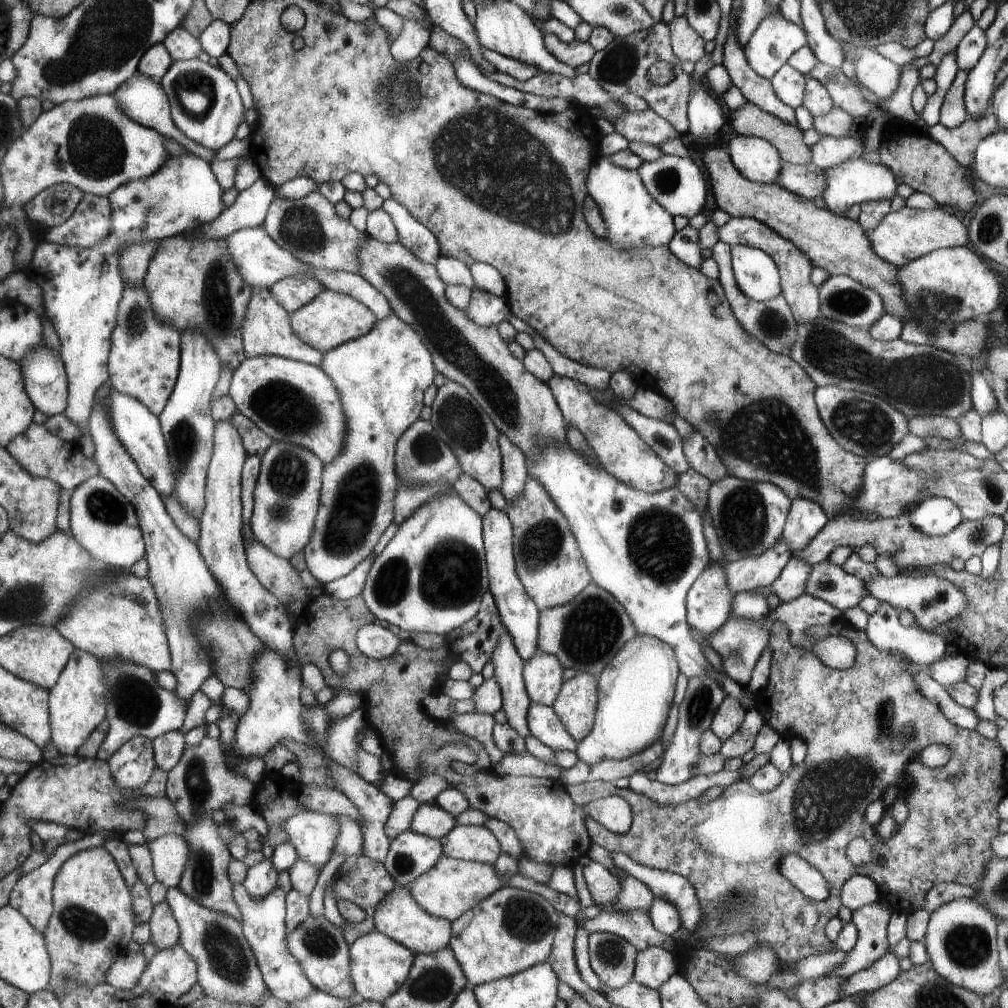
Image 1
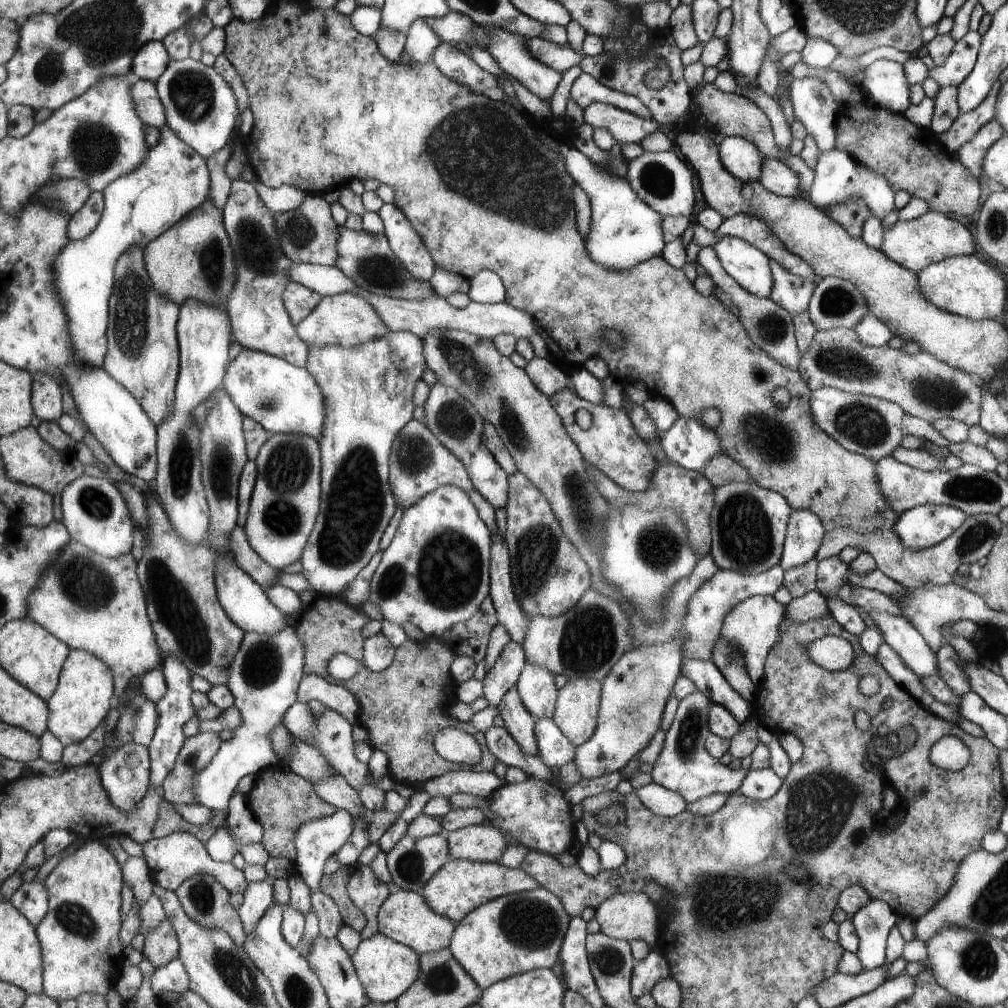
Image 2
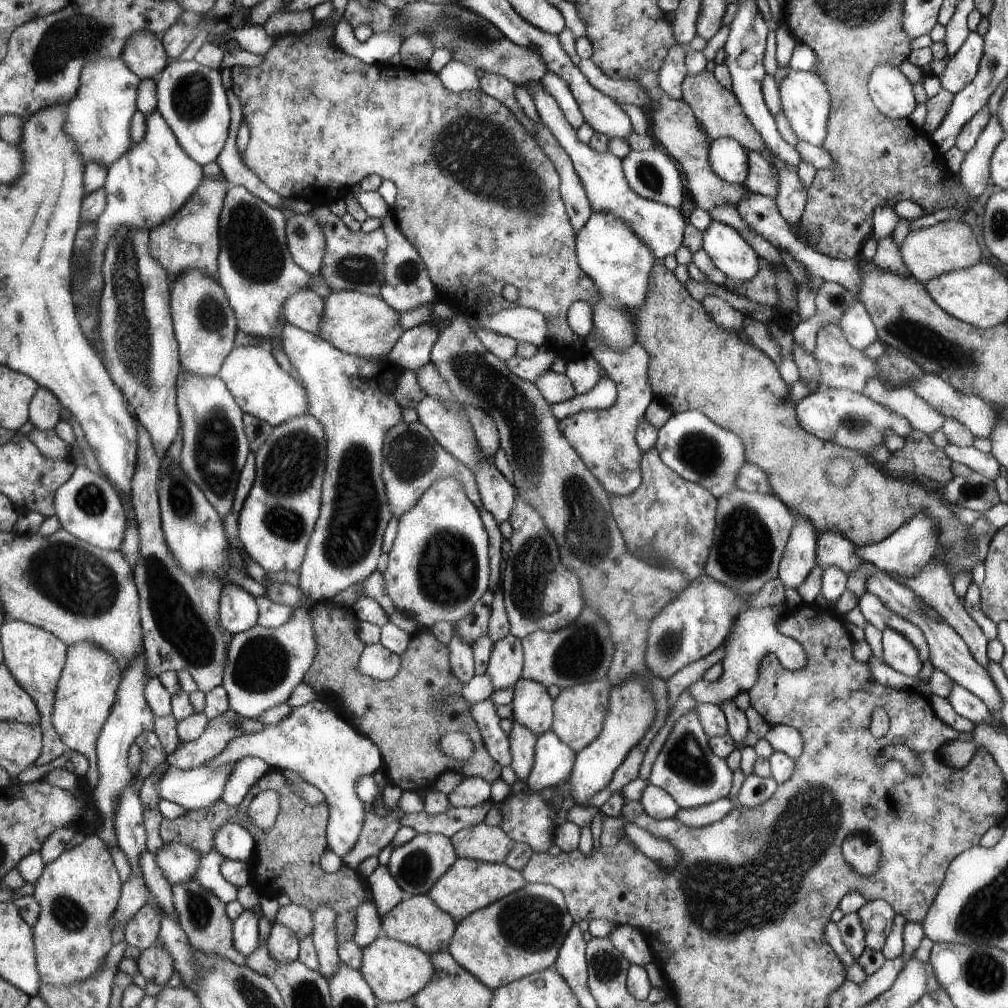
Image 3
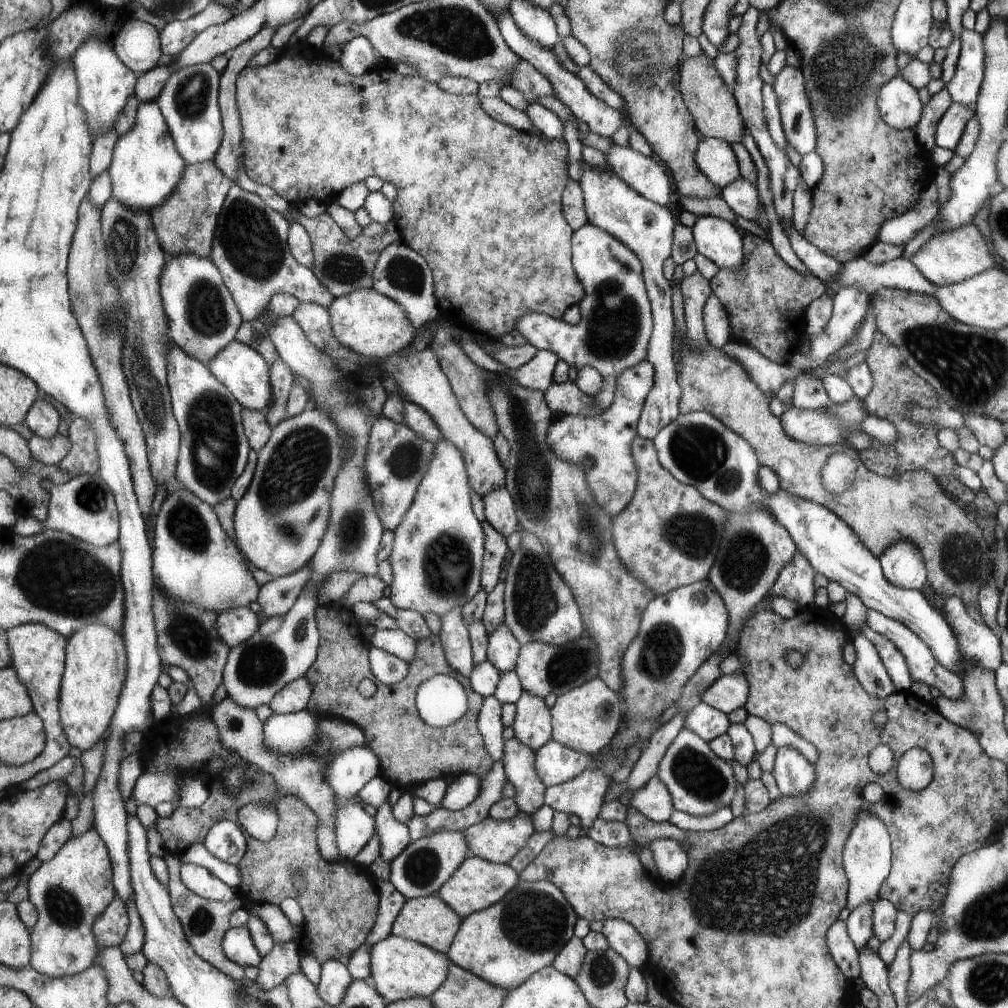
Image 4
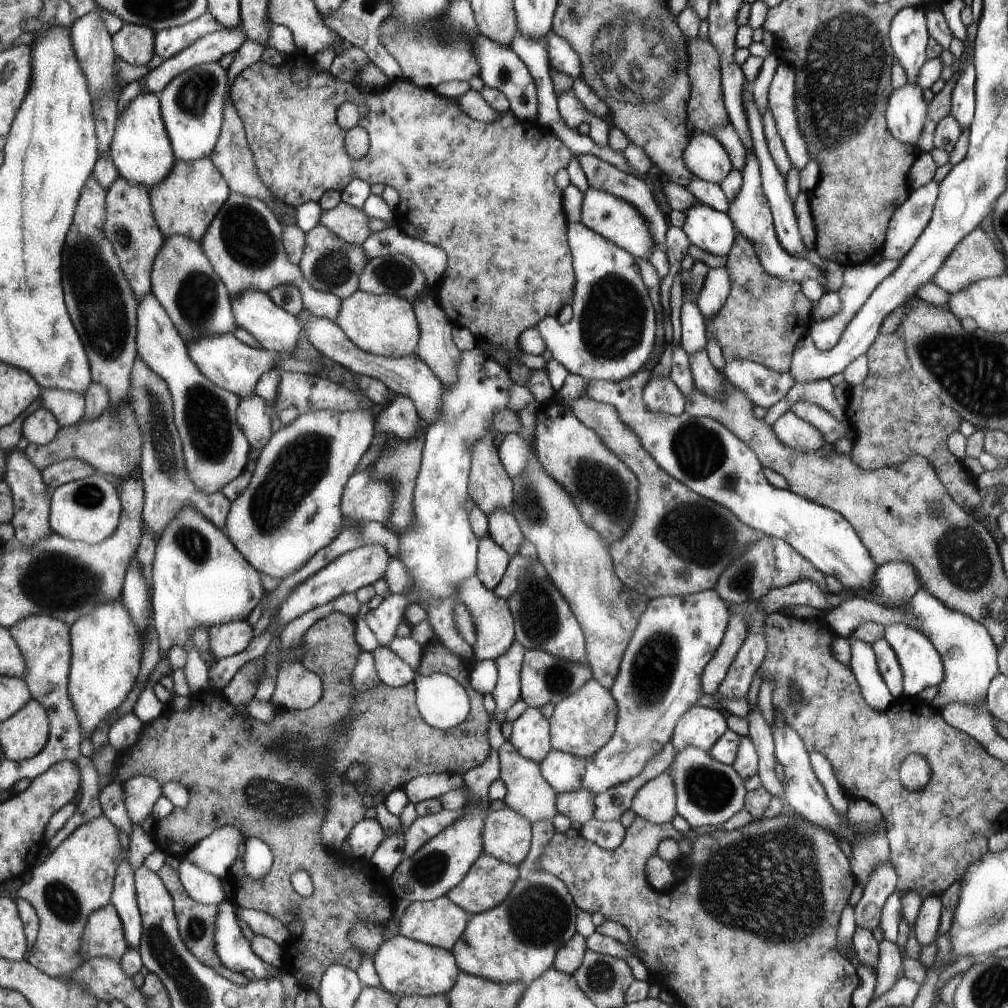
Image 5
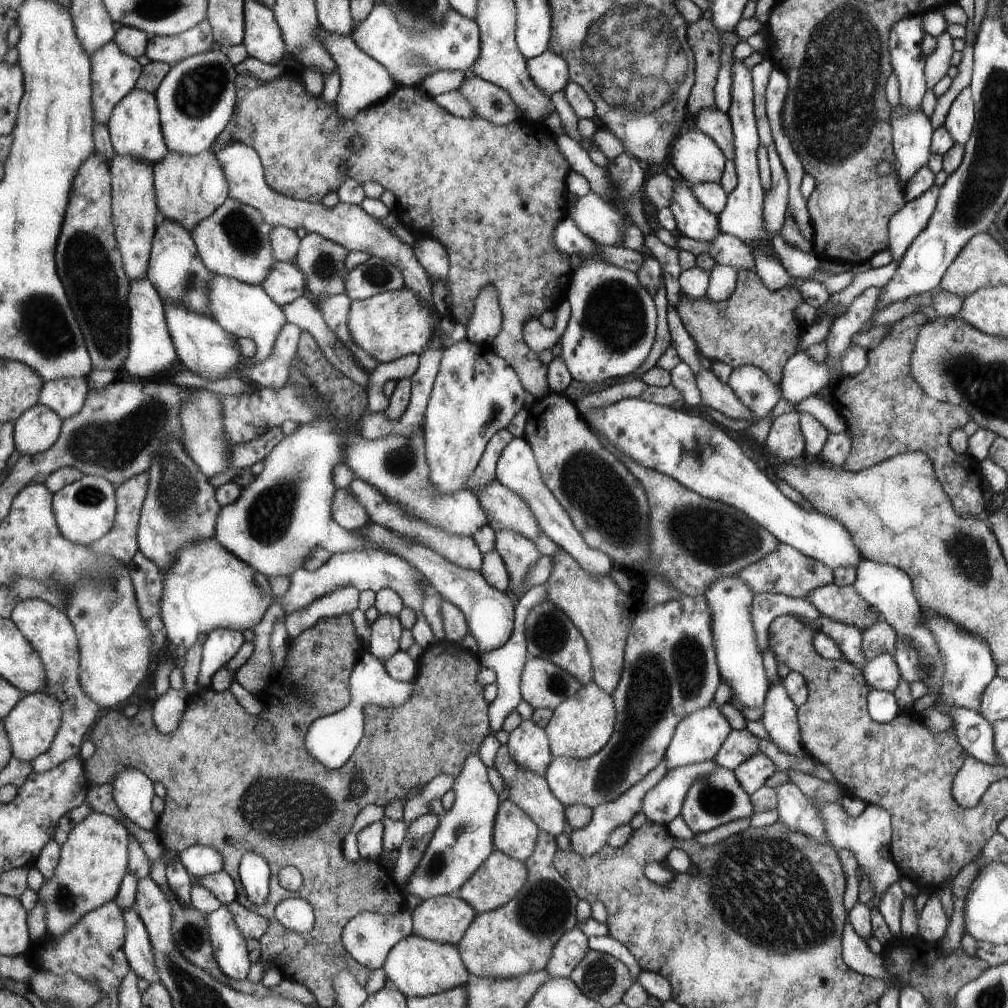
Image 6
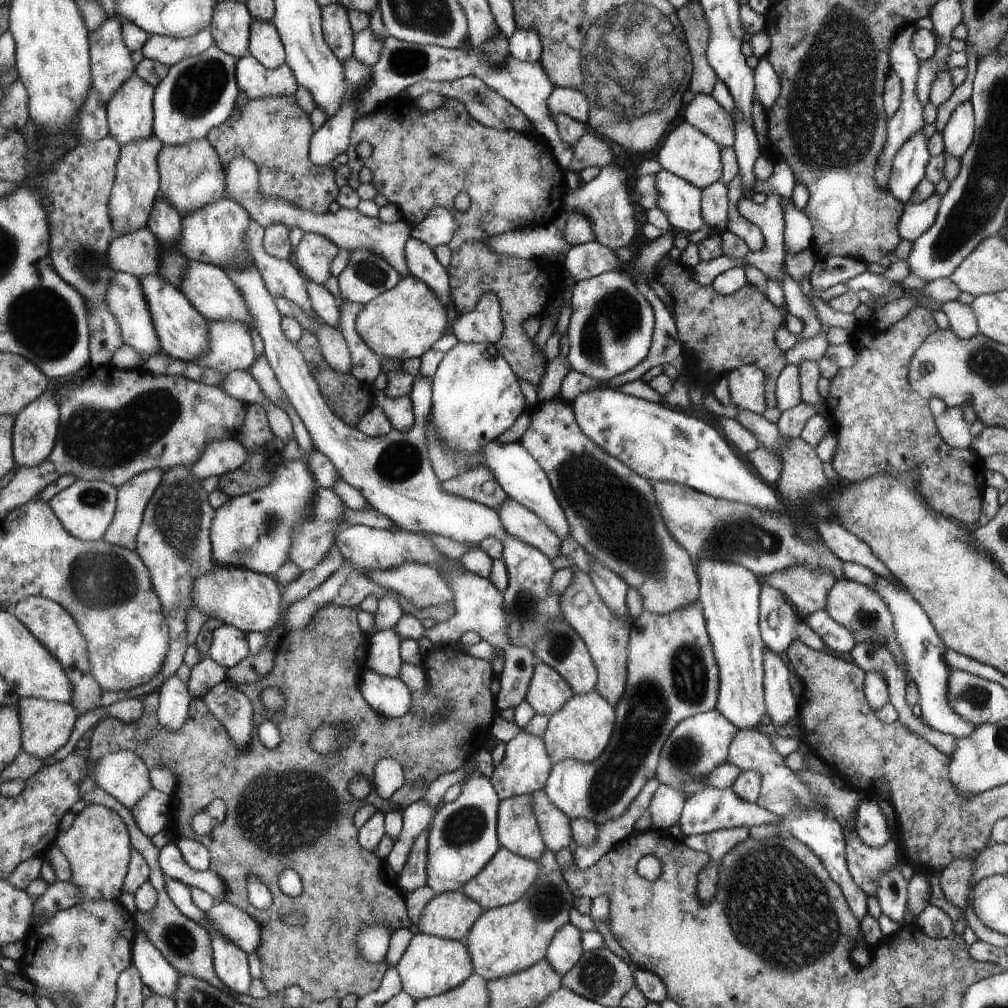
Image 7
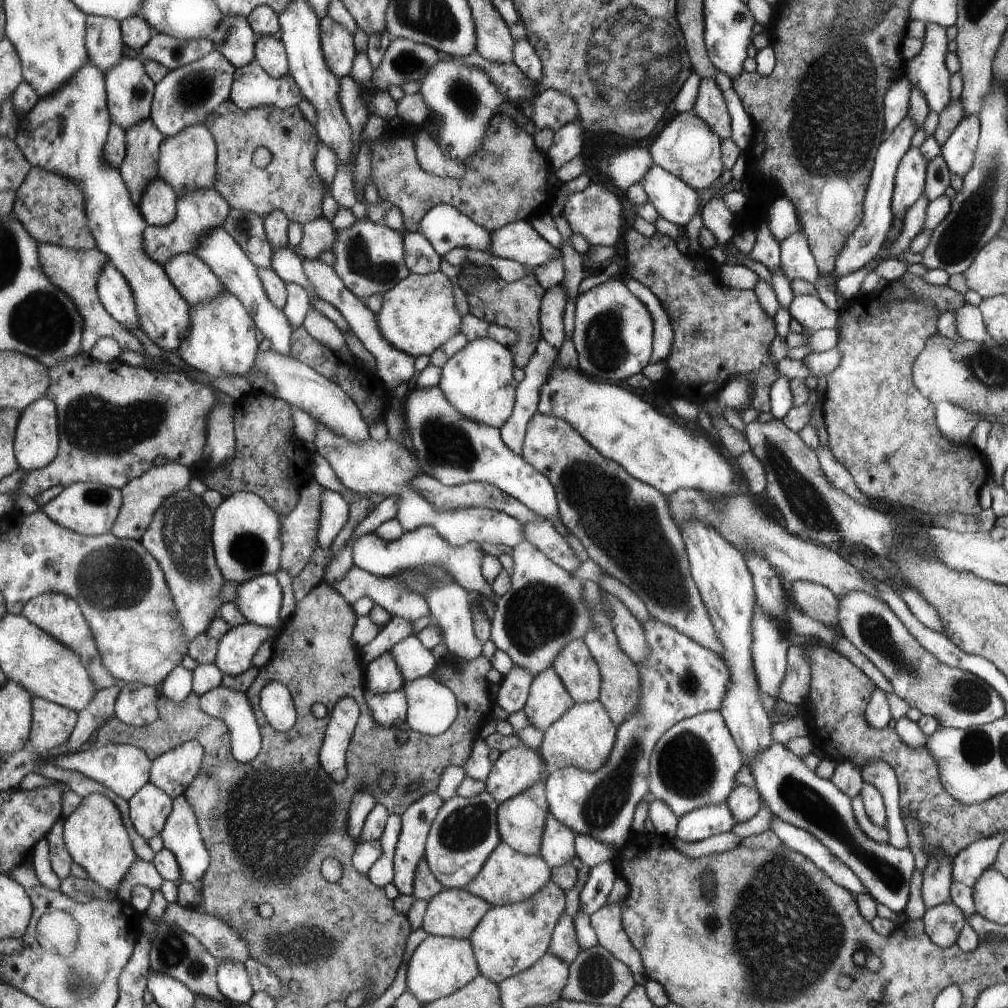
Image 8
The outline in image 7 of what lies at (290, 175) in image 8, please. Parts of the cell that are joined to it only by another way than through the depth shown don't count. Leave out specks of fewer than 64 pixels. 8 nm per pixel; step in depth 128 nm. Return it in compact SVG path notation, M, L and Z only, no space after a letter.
M243 91L236 97L235 107L239 111L237 120L229 116L204 137L219 154L222 168L225 170L232 159L247 158L259 169L257 185L262 197L276 197L312 213L327 212L338 190L333 180L334 169L330 165L318 167L308 159L315 129L309 114L297 104L294 95L247 99Z

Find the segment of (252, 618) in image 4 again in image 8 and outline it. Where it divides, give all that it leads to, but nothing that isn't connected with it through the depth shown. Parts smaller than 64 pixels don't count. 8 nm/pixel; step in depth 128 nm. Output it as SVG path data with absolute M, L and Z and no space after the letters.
M244 623L229 628L218 640L215 665L222 675L238 676L248 670L251 659L263 640L273 640L275 628Z

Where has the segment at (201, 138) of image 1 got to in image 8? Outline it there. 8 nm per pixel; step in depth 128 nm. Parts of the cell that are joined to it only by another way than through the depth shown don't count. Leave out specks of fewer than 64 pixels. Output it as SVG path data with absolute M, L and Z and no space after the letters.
M217 50L207 52L205 56L181 67L168 70L159 82L155 82L151 122L164 138L175 136L193 124L206 124L209 114L230 98L234 79L233 64L225 60L225 56L221 56Z

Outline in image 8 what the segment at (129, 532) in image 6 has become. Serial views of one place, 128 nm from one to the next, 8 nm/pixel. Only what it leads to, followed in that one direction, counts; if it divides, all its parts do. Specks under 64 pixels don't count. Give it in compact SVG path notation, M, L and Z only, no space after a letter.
M166 463L154 464L149 471L143 472L140 476L129 480L127 486L121 489L123 492L123 507L120 511L120 516L117 518L117 523L111 530L117 538L139 541L144 535L145 528L148 528L149 522L152 520L153 512L160 507L161 502L188 487L189 480L193 477L190 469L187 469L179 464Z

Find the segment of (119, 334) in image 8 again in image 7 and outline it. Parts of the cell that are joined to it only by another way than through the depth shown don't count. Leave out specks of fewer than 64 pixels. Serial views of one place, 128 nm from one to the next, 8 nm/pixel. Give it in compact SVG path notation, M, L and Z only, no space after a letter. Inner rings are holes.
M232 199L220 200L189 212L180 223L180 236L176 241L176 252L189 261L216 265L221 269L255 265L244 248L242 237L249 223L248 213ZM145 226L130 234L117 237L112 241L108 251L108 264L116 272L127 272L130 276L145 277L158 272L160 262L160 242Z

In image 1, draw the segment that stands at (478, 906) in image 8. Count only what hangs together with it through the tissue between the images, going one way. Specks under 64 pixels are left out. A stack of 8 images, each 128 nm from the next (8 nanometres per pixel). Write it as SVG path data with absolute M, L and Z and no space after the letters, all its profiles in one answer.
M394 886L375 907L372 914L374 930L392 938L414 954L432 953L447 947L451 940L451 922L433 916L416 903L407 886Z

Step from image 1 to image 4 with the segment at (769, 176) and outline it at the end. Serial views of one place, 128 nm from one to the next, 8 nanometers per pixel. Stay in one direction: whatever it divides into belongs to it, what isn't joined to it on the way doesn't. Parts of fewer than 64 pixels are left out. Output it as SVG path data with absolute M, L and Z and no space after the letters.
M701 137L693 158L697 168L719 188L737 180L740 175L736 153L727 141Z

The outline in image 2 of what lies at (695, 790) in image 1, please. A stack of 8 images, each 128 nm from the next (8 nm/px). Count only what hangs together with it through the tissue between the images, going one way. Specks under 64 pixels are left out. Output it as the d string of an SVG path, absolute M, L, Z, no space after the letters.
M651 781L649 784L640 786L633 792L640 797L641 804L649 809L649 812L659 817L672 817L686 810L688 805L679 794L667 790Z

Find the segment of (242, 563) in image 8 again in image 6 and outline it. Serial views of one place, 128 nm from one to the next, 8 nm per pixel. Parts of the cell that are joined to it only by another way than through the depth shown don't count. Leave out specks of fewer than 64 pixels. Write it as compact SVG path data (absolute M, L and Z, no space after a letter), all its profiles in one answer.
M327 418L311 420L307 423L300 423L297 431L289 437L284 437L277 442L273 449L263 458L263 469L253 482L249 482L245 489L240 492L240 496L225 507L221 507L220 514L216 518L216 531L212 538L215 538L225 550L229 550L233 556L249 564L251 568L261 572L264 576L288 576L293 570L301 568L309 554L315 548L323 548L329 553L349 552L349 550L371 550L379 549L379 546L365 542L357 534L353 536L351 530L345 530L335 524L331 519L331 500L336 491L331 476L333 476L333 466L345 460L345 442L351 440L351 436L363 435L357 432L358 419L355 424L345 422L343 418Z

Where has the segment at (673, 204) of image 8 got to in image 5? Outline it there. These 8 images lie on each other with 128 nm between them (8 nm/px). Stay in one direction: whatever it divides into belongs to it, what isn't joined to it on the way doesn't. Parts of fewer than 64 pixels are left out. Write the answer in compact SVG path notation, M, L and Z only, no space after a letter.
M695 204L685 210L685 222L681 226L689 243L713 256L726 256L731 250L736 229L723 212Z

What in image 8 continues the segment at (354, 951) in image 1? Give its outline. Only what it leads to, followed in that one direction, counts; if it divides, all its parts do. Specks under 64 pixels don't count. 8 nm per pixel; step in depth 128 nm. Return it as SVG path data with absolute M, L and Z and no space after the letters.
M426 936L413 950L405 968L405 986L421 1004L448 996L480 975L476 956L468 939Z

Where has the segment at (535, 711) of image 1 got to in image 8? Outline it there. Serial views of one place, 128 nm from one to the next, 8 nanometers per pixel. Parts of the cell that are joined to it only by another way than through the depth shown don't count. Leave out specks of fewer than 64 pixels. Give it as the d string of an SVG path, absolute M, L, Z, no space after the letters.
M650 617L643 622L647 656L637 662L639 700L637 712L616 726L616 743L605 764L585 772L575 766L557 768L545 780L548 812L575 834L591 836L611 848L623 848L631 830L635 804L647 792L647 758L669 728L685 718L720 708L729 683L724 662L709 648Z

